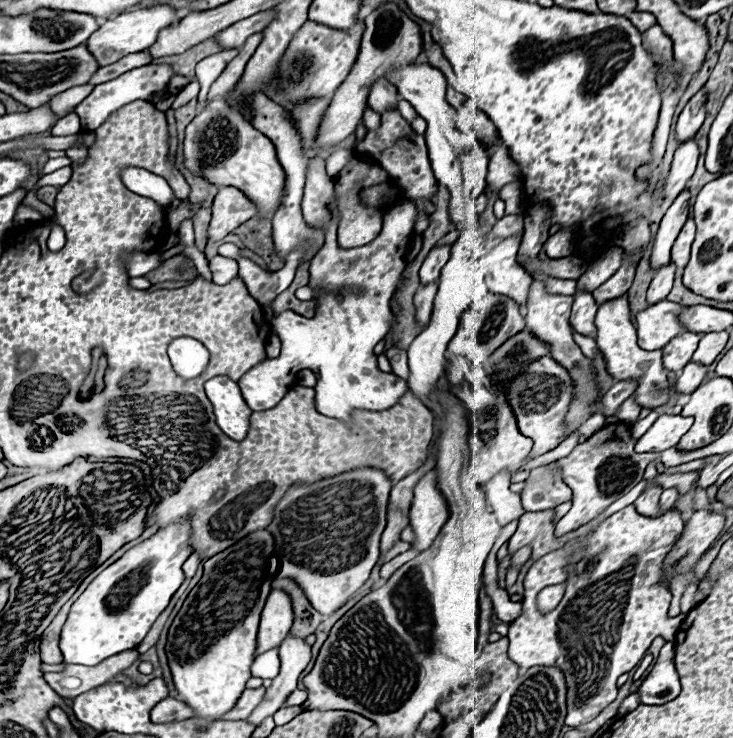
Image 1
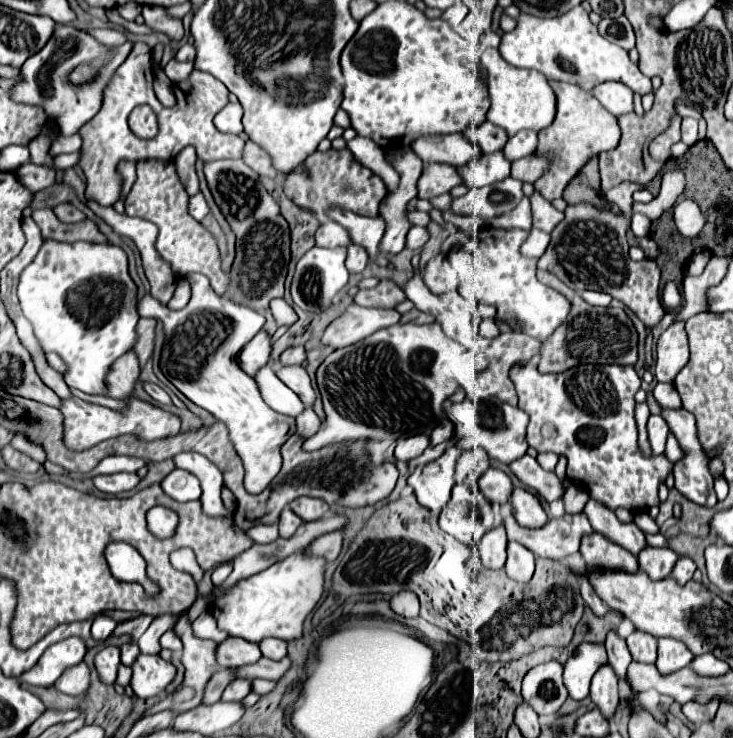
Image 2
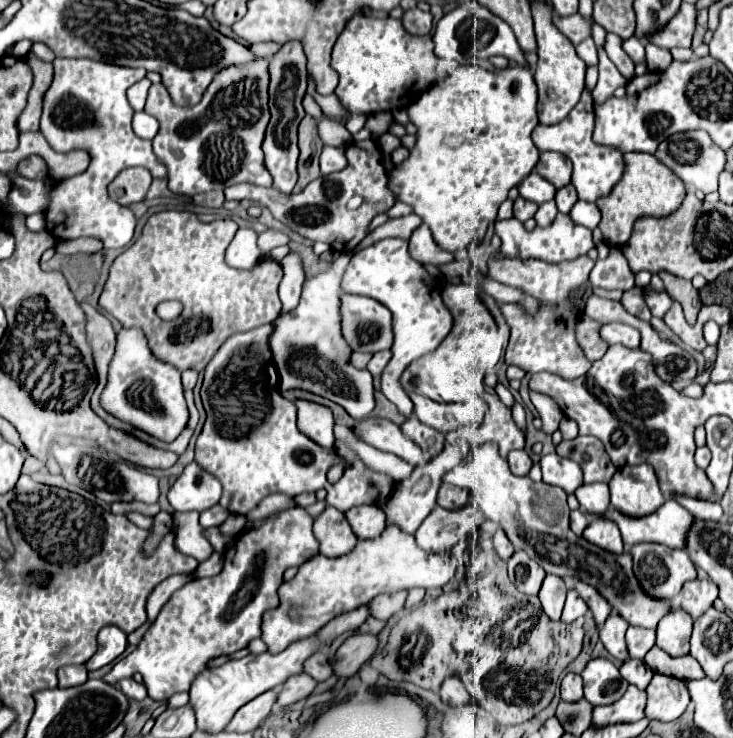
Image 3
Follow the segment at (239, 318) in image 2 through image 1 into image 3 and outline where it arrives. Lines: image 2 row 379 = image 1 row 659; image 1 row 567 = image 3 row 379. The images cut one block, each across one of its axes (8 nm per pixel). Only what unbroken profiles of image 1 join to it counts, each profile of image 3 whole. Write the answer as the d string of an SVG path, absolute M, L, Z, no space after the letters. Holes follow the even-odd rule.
M270 324L254 328L252 332L240 332L236 336L230 336L220 348L220 352L216 352L216 356L210 360L204 374L204 384L200 394L208 418L196 442L196 462L204 464L208 472L212 472L214 476L218 476L218 480L222 480L224 494L220 506L232 514L248 514L268 494L282 492L294 498L302 492L316 492L320 488L328 492L330 504L342 512L348 512L348 508L352 506L374 504L376 500L384 502L394 486L392 476L370 470L358 458L358 454L342 442L335 442L334 450L326 450L298 430L296 406L290 400L286 400L278 390L278 382L272 366L272 354L268 348L268 332L272 332ZM338 464L343 468L345 465L346 467L339 481L330 486L330 482L326 480L326 472L328 468Z

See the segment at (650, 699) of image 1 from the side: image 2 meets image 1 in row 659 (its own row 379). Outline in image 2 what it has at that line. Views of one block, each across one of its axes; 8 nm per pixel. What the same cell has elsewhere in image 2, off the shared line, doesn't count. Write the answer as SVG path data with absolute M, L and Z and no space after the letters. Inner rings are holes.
M674 322L656 346L656 380L674 382L676 374L688 364L690 356L685 323Z

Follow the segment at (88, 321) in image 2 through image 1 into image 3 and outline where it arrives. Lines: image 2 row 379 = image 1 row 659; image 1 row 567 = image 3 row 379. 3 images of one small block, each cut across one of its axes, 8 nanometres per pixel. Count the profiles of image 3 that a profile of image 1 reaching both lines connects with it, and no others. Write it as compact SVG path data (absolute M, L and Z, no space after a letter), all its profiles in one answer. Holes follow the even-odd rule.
M140 330L118 332L116 354L110 364L108 386L102 394L102 406L120 420L130 422L132 426L164 442L176 440L188 422L188 408L180 372L174 366L154 358Z

